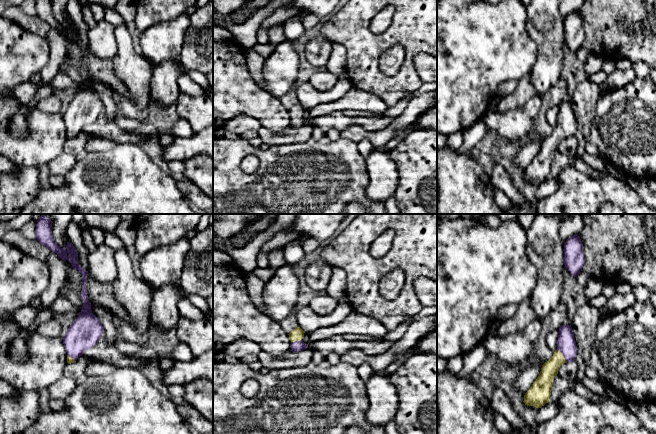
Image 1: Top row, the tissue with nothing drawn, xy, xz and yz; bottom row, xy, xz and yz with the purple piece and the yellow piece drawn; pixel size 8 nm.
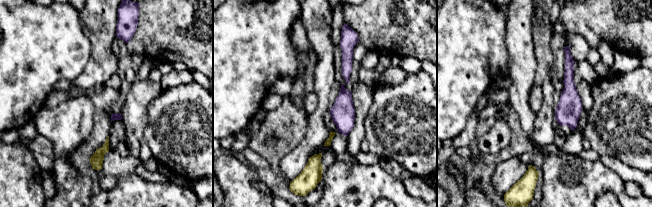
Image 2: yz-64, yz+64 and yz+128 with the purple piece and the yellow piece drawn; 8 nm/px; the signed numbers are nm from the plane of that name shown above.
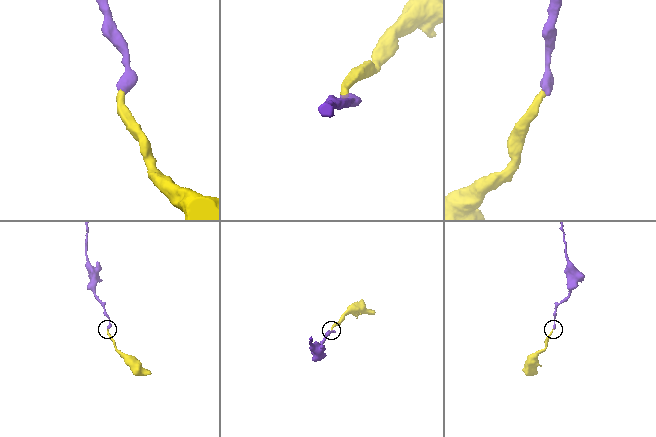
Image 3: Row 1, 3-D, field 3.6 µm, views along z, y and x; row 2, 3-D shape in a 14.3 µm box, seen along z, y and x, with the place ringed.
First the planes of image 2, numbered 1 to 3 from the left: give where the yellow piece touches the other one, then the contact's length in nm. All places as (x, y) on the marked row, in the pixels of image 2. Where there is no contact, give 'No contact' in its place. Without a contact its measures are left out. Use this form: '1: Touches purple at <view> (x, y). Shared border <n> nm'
1: No contact
2: No contact
3: No contact

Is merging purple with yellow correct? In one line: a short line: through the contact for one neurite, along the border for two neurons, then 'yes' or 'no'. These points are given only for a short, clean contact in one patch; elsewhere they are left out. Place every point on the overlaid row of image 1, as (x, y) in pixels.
line yz (566, 344), (563, 355), (549, 370); yes

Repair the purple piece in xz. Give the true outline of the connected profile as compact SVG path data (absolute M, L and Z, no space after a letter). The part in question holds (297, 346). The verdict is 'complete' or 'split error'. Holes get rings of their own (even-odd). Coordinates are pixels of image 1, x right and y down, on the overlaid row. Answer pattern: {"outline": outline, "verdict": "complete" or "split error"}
{"outline": "M297 327L288 334L291 341L291 351L300 352L308 347L302 340L304 333L300 327Z", "verdict": "split error"}

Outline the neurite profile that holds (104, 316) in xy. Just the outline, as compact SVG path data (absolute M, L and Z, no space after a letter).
M91 306L93 315L95 315L103 326L105 341L110 345L115 345L117 329L115 328L112 317L113 313L101 307Z

